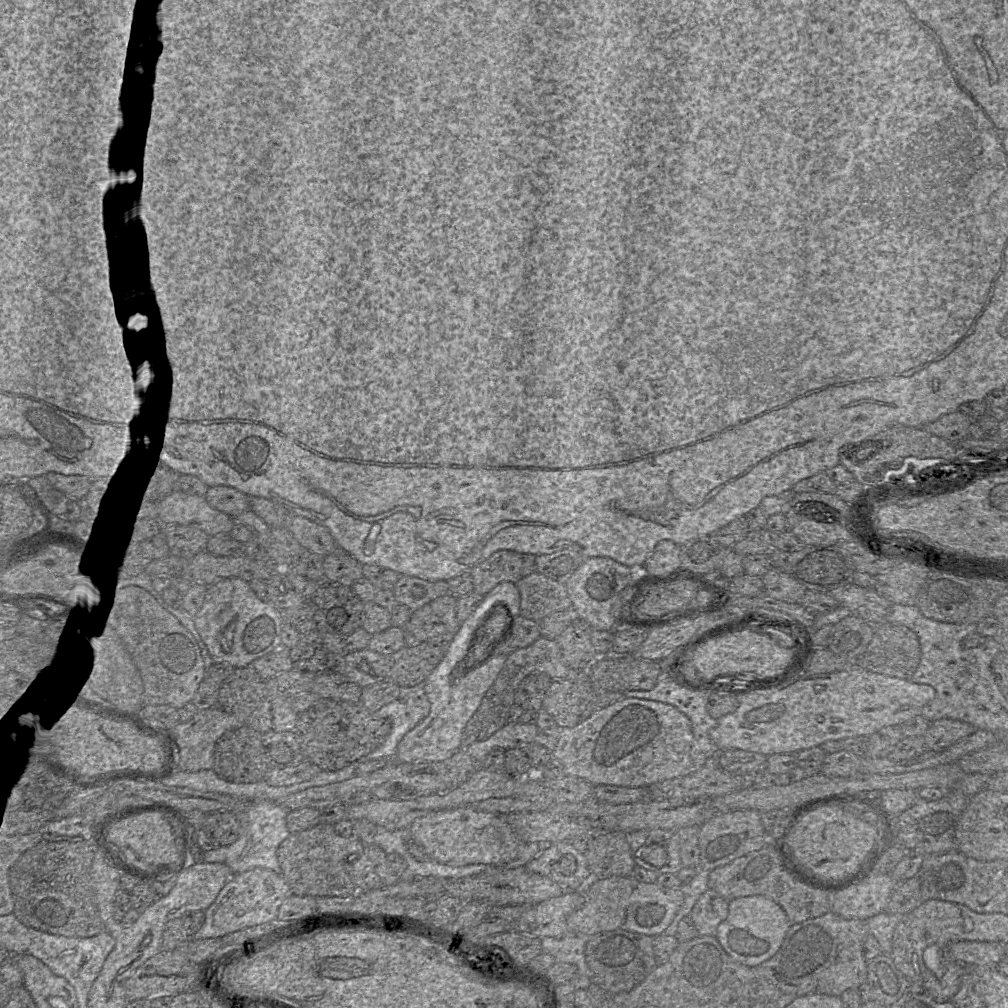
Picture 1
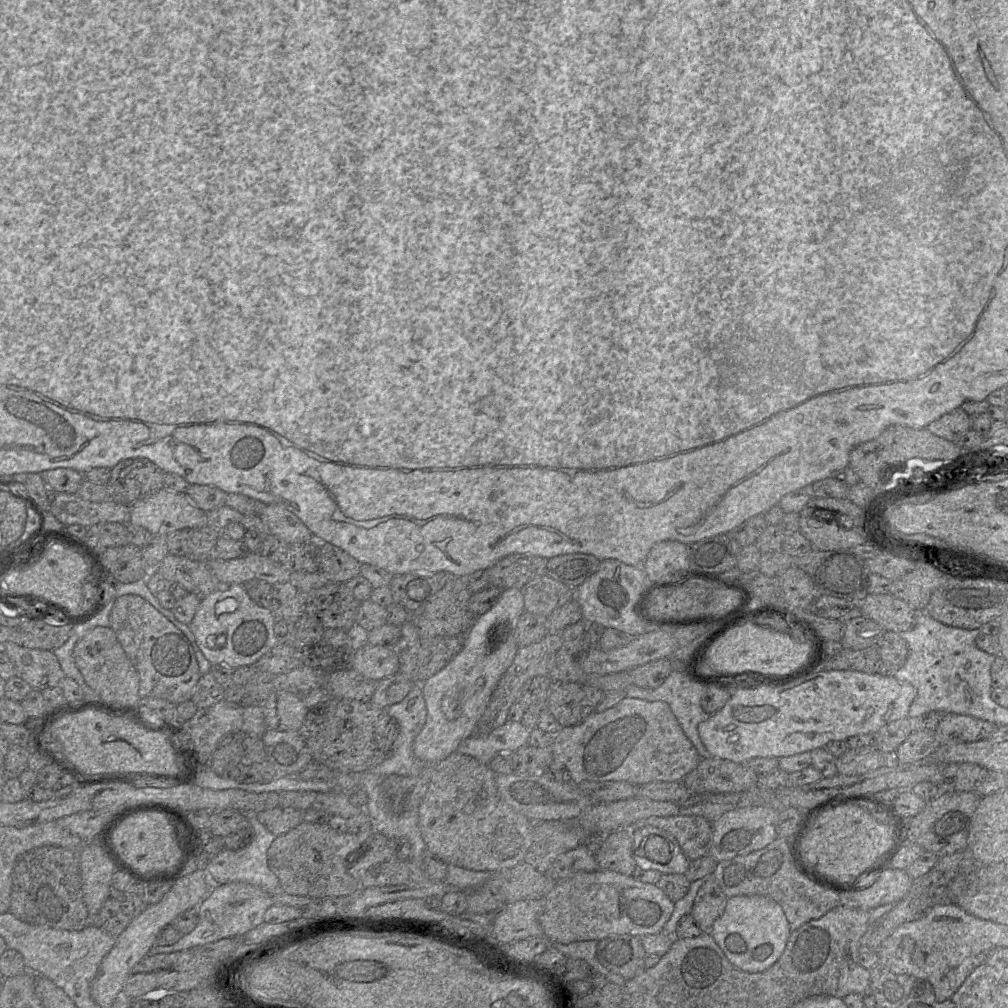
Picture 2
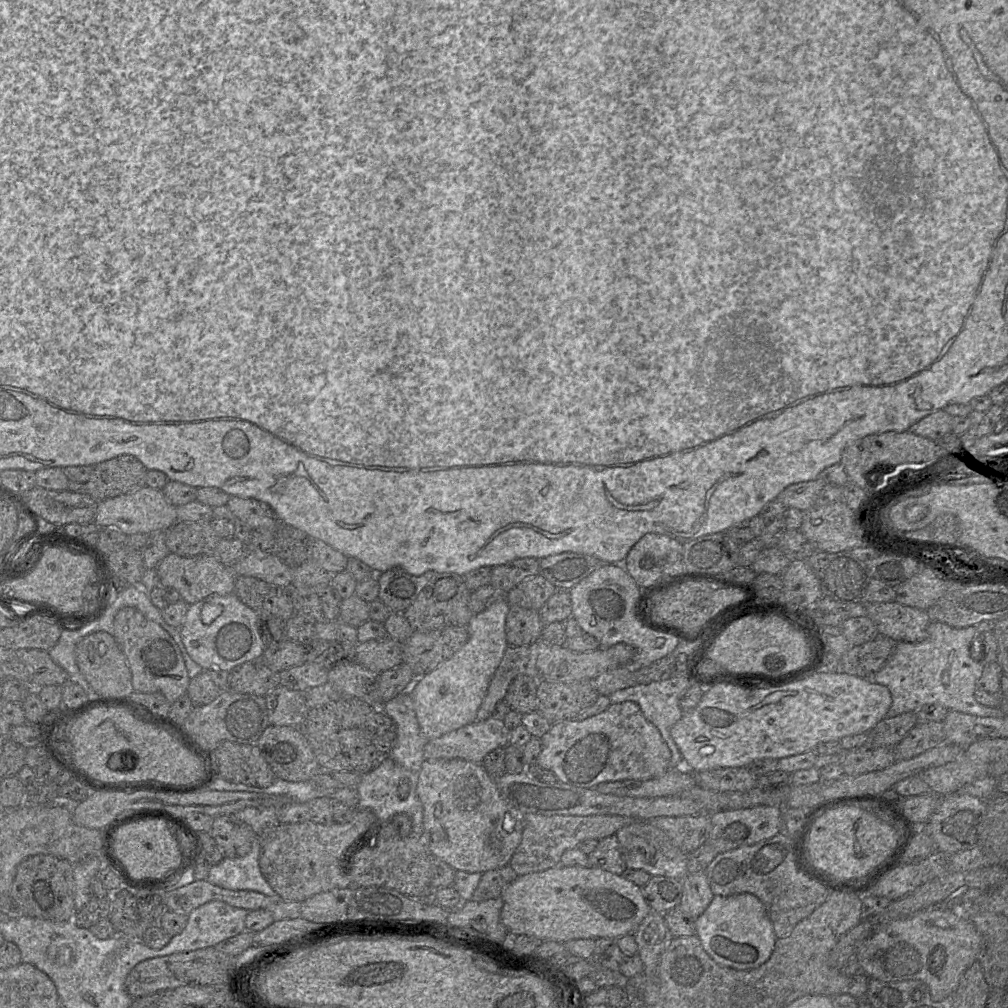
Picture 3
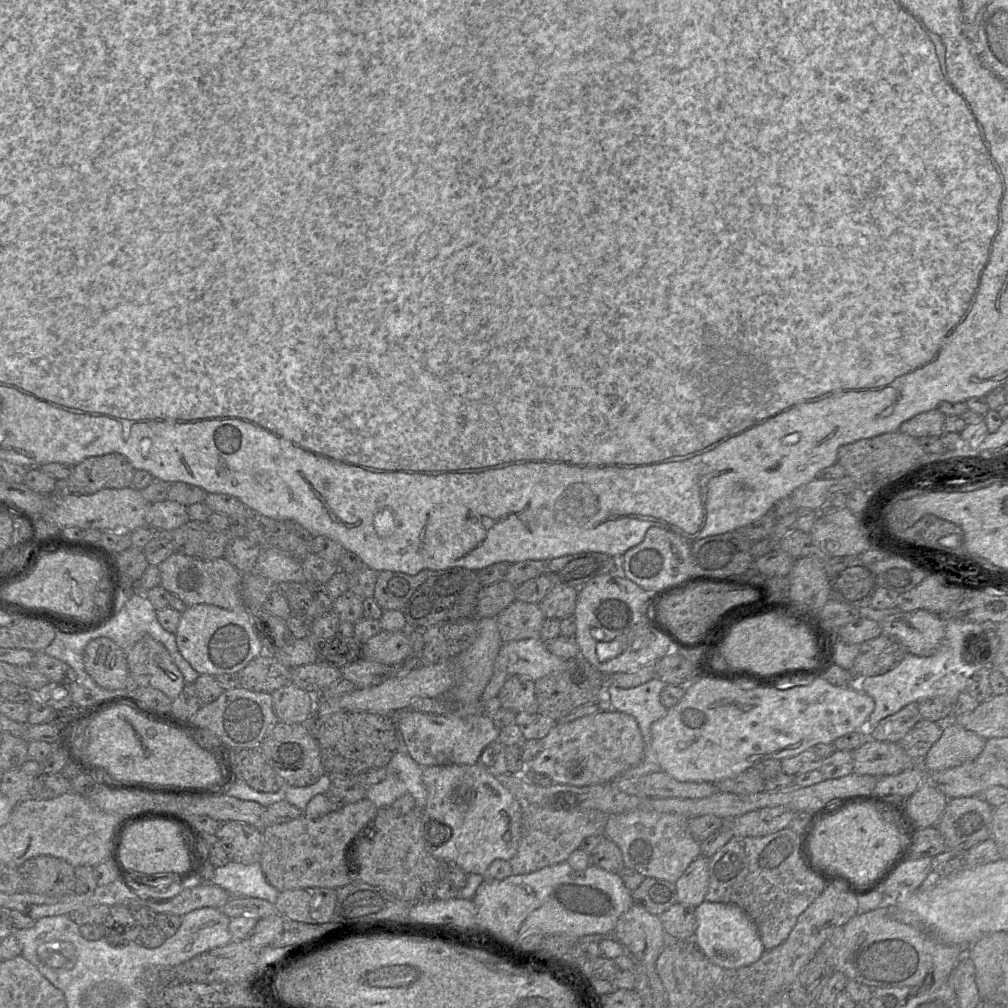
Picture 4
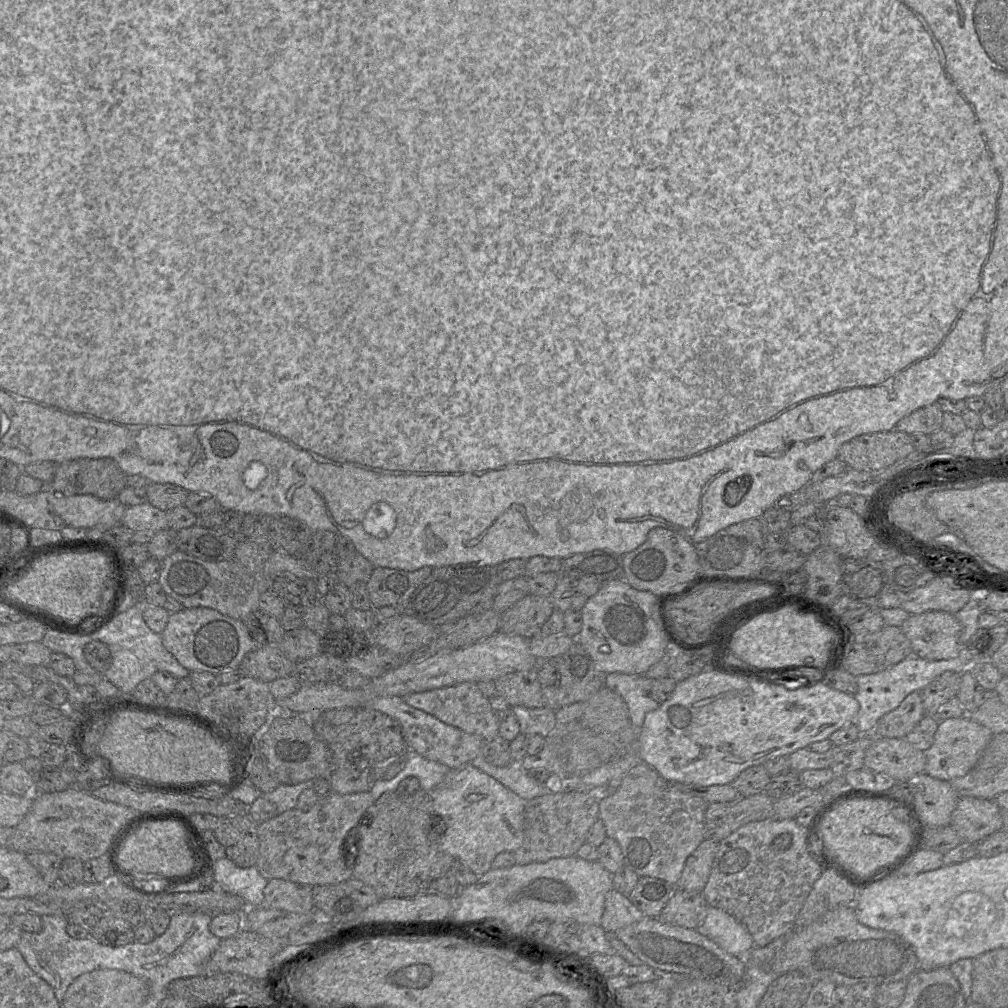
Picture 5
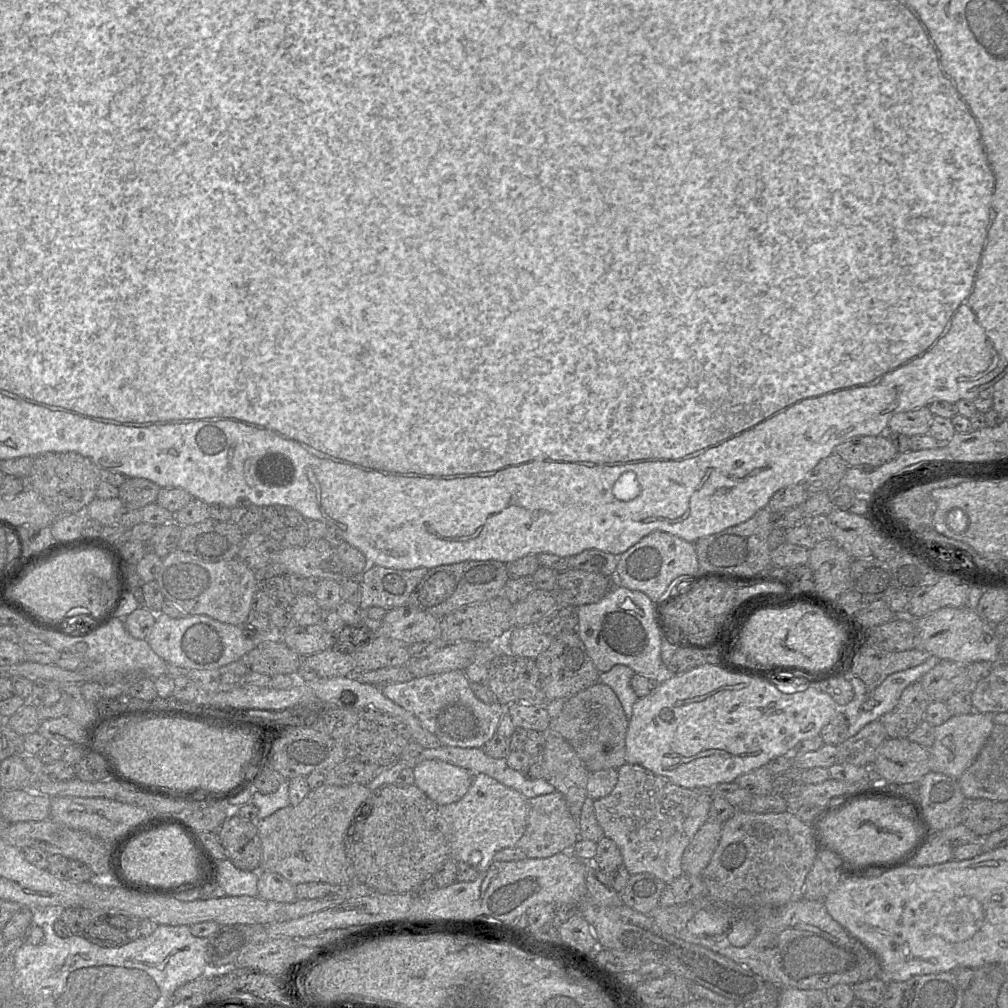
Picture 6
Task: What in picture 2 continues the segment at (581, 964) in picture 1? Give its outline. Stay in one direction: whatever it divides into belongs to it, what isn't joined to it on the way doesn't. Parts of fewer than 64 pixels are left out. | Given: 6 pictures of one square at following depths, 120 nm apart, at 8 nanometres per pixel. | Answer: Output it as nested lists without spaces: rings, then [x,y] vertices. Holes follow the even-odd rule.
[[[576,941],[568,944],[564,943],[551,943],[551,946],[558,949],[565,955],[566,958],[581,959],[584,960],[592,969],[592,972],[597,972],[606,977],[608,982],[615,983],[623,986],[626,981],[622,976],[611,972],[605,968],[598,961],[596,957],[596,948],[598,941]]]

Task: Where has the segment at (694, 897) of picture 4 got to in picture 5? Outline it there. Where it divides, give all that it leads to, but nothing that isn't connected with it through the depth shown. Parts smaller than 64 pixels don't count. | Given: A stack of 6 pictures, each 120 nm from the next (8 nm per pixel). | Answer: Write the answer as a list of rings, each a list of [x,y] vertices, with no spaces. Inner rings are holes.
[[[707,837],[687,858],[676,888],[702,892],[707,884],[719,842]]]

